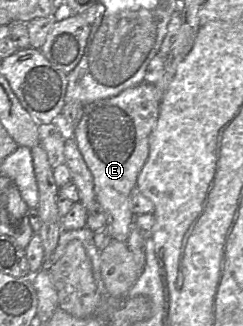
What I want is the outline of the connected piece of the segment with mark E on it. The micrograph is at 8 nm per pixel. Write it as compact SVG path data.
M143 82L117 96L91 102L84 105L81 120L73 131L73 138L93 176L96 201L108 216L113 239L119 241L127 241L134 226L136 216L131 210L131 193L137 189L138 175L149 156L149 137L158 121L162 96L155 84Z

